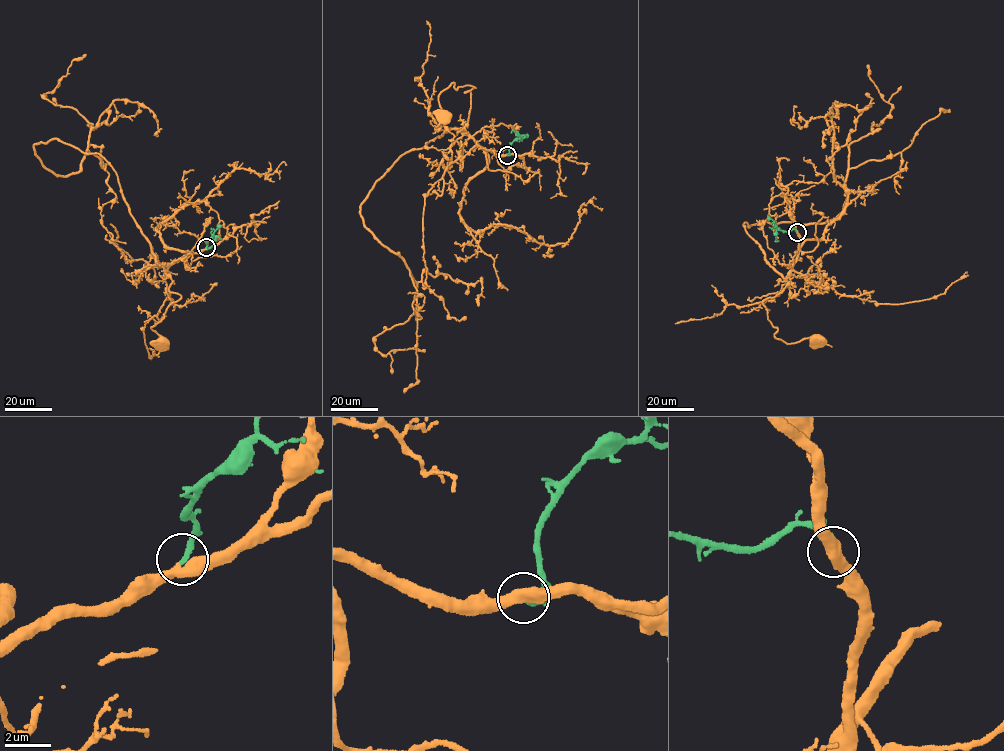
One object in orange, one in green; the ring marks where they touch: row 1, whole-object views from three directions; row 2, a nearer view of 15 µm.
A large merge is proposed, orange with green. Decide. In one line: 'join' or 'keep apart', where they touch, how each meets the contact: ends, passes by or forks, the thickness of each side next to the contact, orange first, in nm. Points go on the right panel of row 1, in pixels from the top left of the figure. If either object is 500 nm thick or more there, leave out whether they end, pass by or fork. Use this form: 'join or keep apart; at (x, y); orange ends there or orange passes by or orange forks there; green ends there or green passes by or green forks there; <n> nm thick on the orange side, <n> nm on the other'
join; at (797, 232); orange passes by; green ends there; 420 nm thick on the orange side, 280 nm on the other

